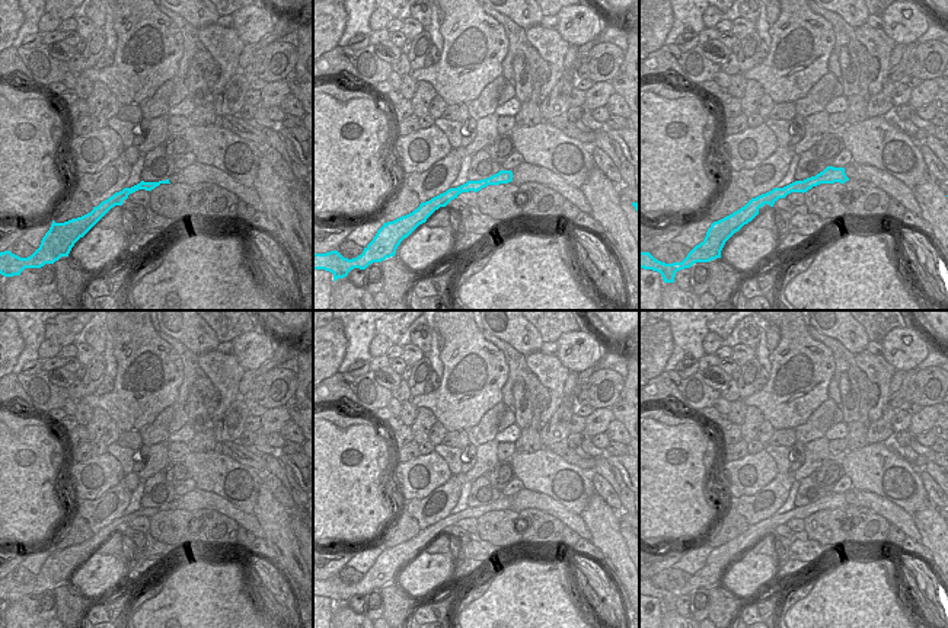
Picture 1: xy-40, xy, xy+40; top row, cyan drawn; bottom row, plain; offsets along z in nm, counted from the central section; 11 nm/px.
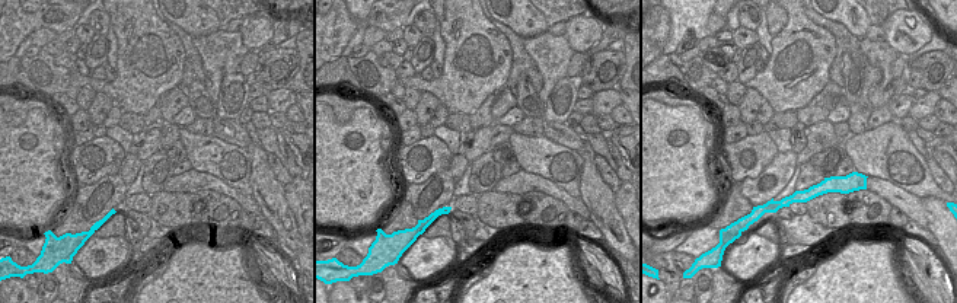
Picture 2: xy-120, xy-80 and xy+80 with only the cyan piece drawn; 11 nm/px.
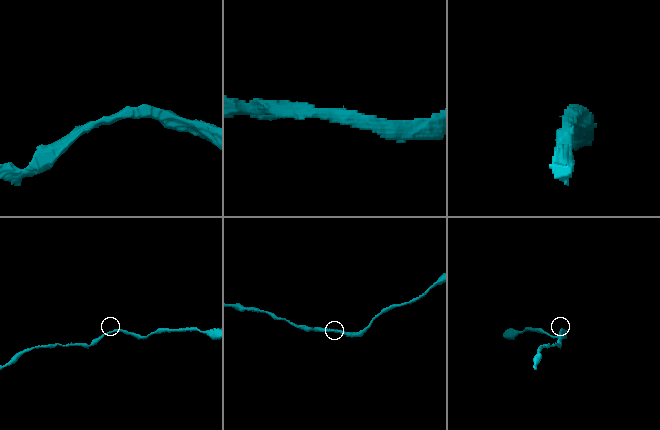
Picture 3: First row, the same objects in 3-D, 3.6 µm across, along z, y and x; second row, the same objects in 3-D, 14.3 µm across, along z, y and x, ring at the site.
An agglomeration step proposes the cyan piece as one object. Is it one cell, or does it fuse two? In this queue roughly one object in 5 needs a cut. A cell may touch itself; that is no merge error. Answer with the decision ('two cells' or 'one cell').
one cell

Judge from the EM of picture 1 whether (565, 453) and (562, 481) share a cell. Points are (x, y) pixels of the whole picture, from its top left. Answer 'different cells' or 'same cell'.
different cells

